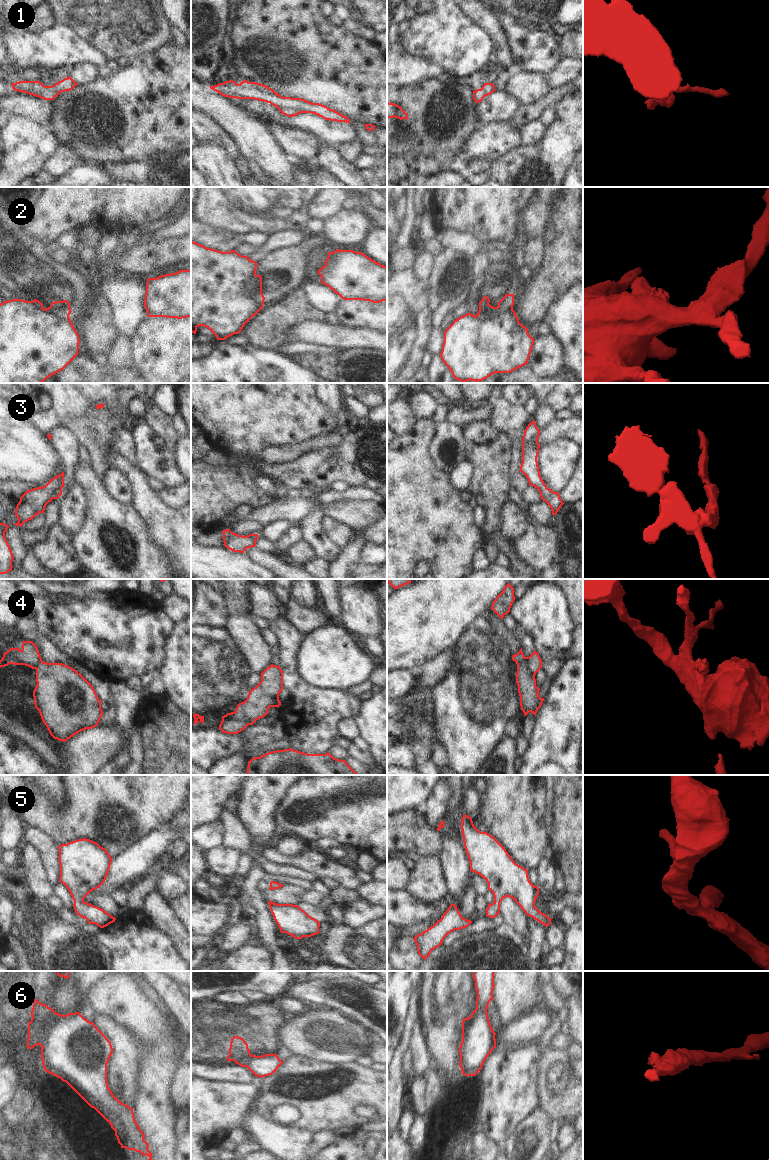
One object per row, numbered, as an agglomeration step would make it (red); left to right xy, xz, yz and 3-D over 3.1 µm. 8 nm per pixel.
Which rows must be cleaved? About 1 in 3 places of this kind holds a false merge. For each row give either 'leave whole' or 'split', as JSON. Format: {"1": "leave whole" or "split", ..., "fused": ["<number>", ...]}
{"1": "leave whole", "2": "leave whole", "3": "leave whole", "4": "split", "5": "leave whole", "6": "split", "fused": ["4", "6"]}

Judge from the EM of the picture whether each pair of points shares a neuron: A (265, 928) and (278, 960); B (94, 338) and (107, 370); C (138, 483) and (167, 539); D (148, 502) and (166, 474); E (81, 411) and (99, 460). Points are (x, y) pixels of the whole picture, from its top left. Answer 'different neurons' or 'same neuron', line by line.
A: same neuron
B: different neurons
C: same neuron
D: different neurons
E: same neuron

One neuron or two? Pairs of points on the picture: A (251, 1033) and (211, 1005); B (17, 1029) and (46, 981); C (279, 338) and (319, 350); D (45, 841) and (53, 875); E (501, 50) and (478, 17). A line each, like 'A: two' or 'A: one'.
A: one
B: one
C: two
D: one
E: one

